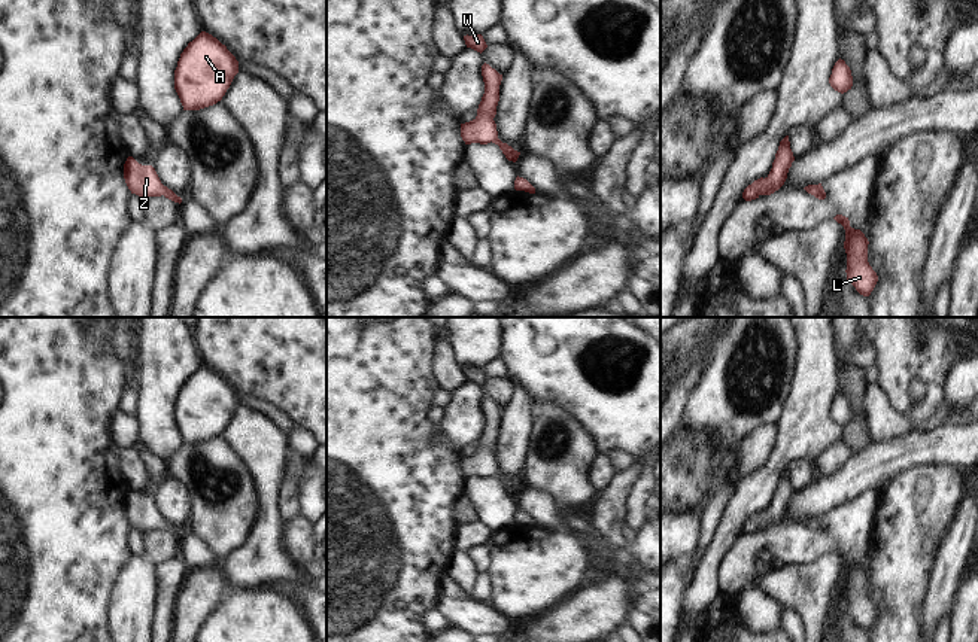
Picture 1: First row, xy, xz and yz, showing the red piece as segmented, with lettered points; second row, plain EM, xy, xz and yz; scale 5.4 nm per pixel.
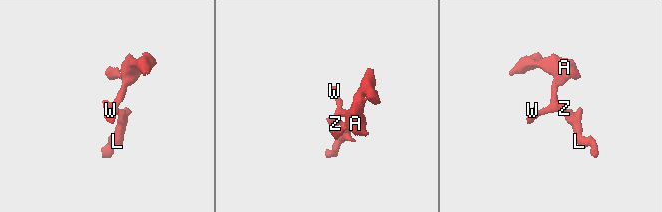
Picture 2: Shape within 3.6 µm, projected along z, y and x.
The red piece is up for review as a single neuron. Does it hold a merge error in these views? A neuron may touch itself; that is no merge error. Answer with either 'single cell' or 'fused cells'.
single cell

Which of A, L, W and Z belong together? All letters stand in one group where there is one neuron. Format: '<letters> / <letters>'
A L W Z

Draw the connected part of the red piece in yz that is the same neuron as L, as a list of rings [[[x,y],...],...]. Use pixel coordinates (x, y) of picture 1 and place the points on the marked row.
[[[836,214],[833,219],[845,229],[847,280],[860,295],[869,296],[878,282],[877,273],[868,262],[869,241],[860,229],[850,226],[848,217]]]

